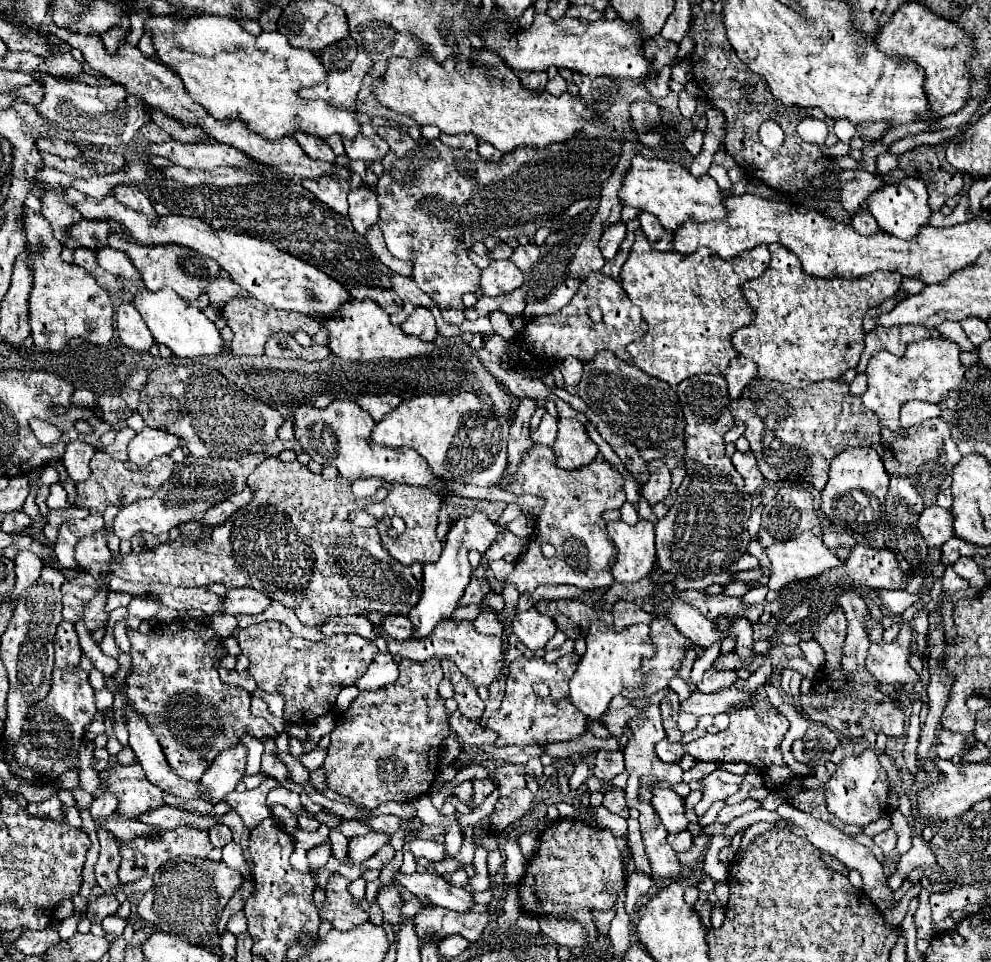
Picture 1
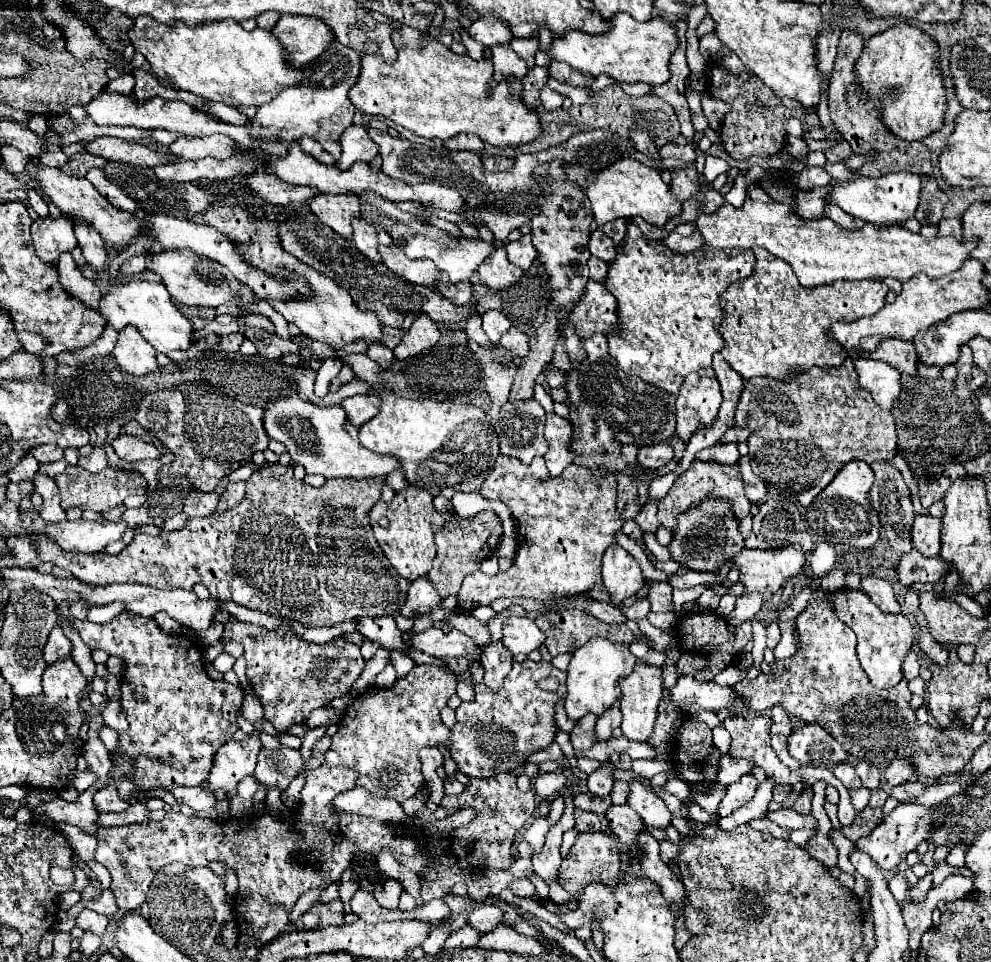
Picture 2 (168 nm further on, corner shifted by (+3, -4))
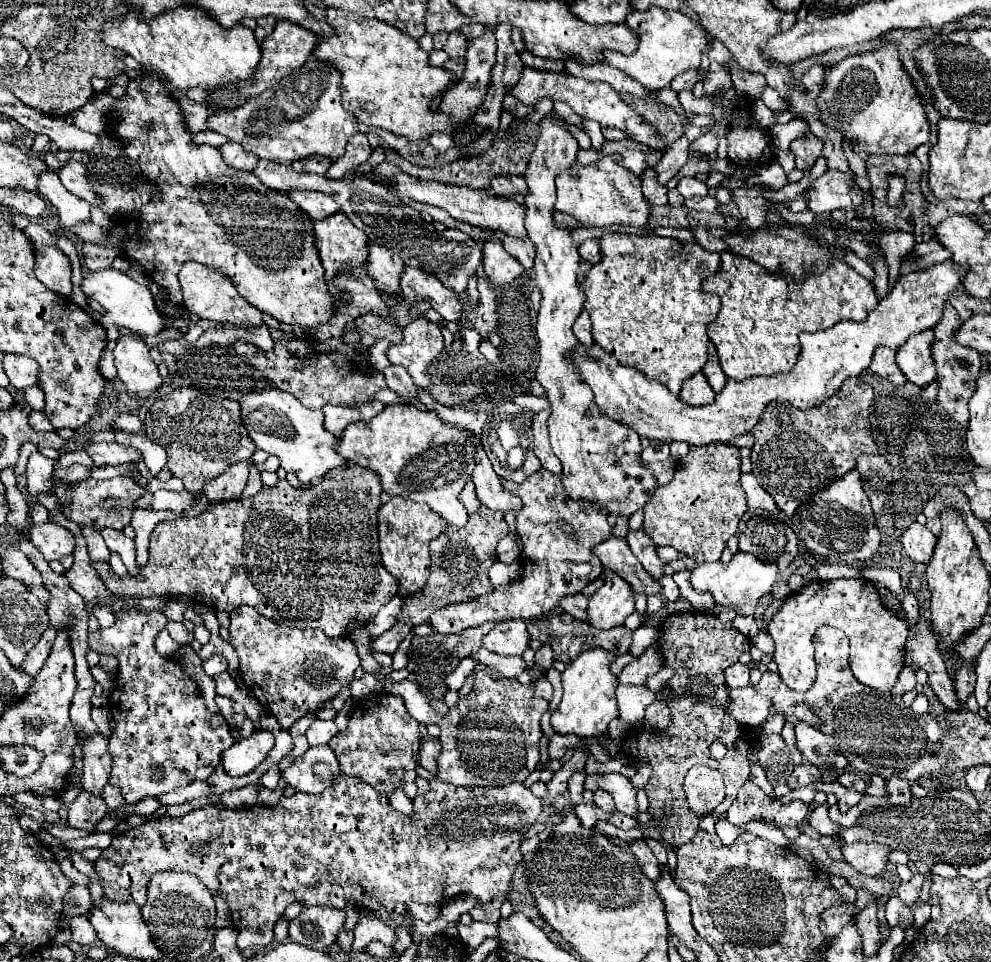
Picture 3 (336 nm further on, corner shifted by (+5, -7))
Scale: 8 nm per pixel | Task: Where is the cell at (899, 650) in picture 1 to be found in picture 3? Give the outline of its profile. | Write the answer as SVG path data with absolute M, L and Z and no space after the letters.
M840 578L840 580L814 580L808 586L800 588L798 592L792 592L786 596L784 604L780 610L772 616L768 622L768 632L774 640L774 662L778 664L778 674L782 682L796 690L796 692L806 692L816 679L816 663L814 660L813 638L816 634L816 628L820 626L832 626L842 630L848 640L850 640L850 670L858 682L862 682L868 688L874 690L890 690L904 666L904 654L906 654L906 636L908 628L906 622L902 622L898 616L894 616L884 604L882 598L876 590L876 586L870 580L862 578Z

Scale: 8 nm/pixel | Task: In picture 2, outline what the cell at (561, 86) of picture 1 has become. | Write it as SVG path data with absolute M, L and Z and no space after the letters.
M548 85L540 91L540 99L542 99L544 109L558 109L562 105L562 101L564 101L564 97L560 93L552 91Z

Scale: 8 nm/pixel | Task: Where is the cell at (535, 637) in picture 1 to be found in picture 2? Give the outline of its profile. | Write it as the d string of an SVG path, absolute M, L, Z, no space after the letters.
M508 617L504 621L504 641L512 655L530 653L544 643L544 633L528 617Z

